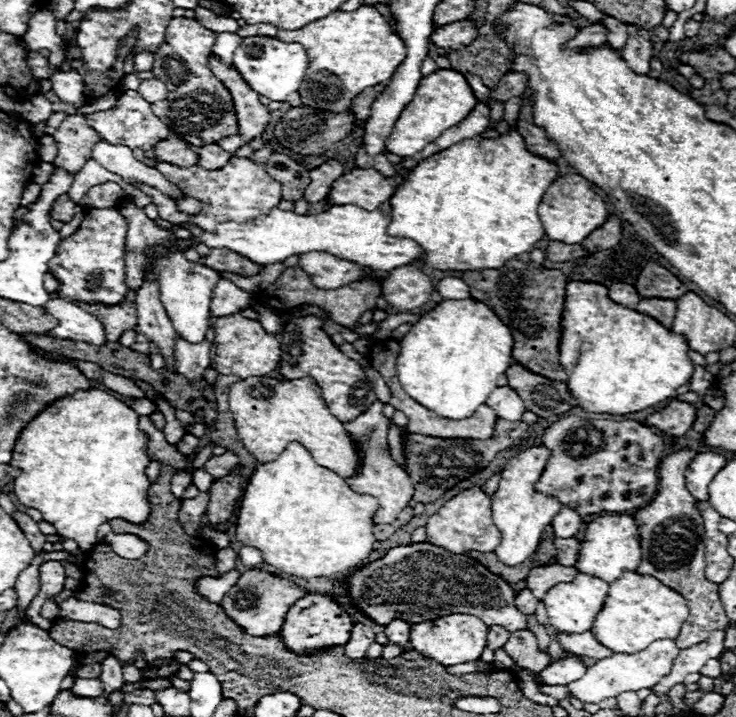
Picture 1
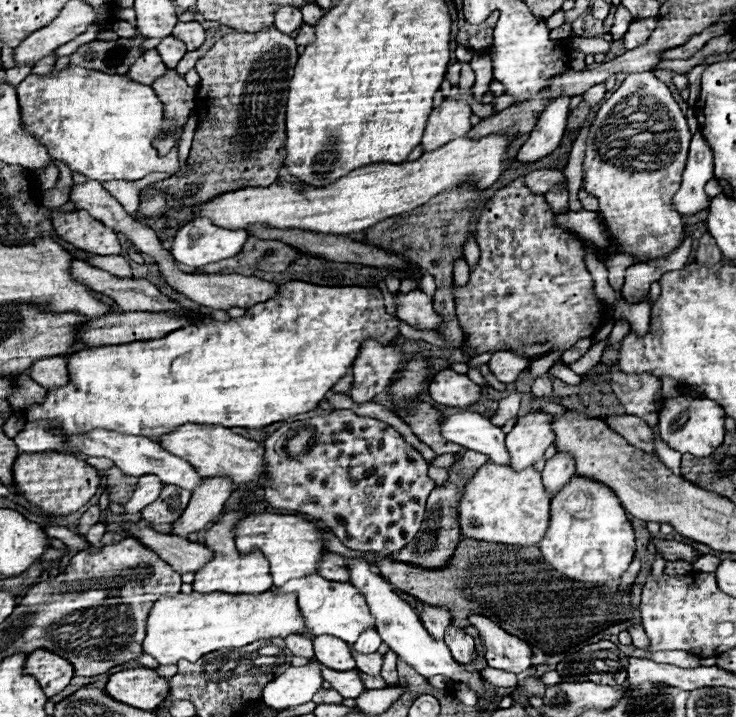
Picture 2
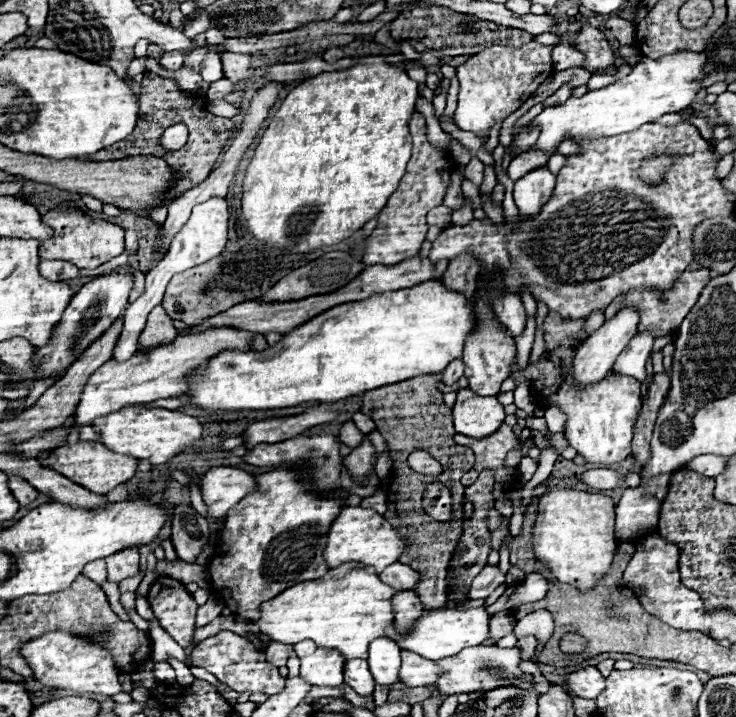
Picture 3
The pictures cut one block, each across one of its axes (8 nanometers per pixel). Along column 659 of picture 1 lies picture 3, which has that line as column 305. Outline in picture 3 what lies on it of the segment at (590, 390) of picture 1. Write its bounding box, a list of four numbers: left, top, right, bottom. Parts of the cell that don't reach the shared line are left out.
[184,280,474,410]

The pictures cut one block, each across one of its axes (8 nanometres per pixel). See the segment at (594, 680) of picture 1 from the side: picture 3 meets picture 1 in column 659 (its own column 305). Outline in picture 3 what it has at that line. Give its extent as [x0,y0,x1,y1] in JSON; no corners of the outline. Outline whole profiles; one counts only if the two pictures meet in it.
[294,642,344,686]

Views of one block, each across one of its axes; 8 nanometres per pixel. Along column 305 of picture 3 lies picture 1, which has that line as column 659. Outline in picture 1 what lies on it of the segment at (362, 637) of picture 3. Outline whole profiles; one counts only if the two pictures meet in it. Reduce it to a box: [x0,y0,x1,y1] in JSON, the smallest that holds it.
[592,572,688,654]

